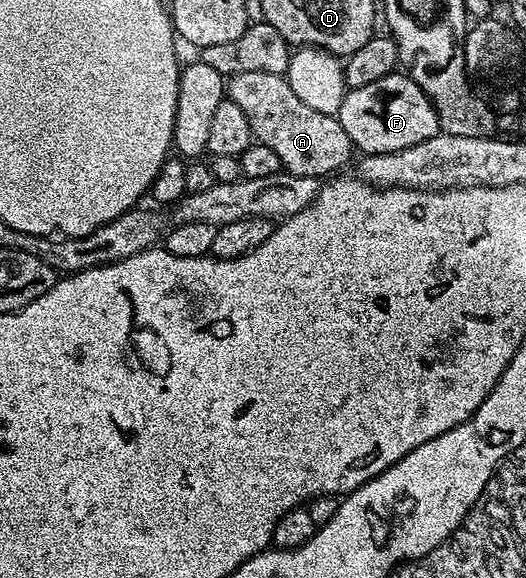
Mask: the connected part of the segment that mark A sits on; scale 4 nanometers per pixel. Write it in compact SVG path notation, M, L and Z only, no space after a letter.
M262 72L235 74L227 80L227 99L243 109L247 122L251 122L254 141L271 146L271 150L279 154L279 162L288 175L325 178L341 170L336 168L343 167L349 155L354 155L353 143L347 138L347 130L343 130L340 120L307 106L285 76Z

